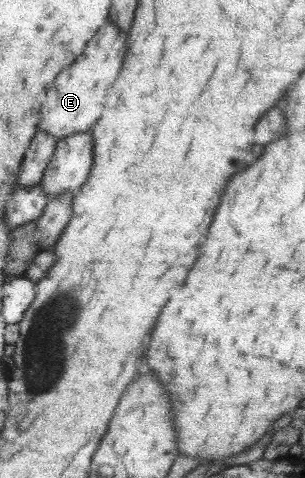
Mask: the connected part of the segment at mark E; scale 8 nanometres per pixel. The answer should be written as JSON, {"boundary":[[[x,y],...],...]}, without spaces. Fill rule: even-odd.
{"boundary":[[[108,20],[84,44],[82,54],[74,60],[74,64],[62,70],[56,76],[54,84],[46,90],[46,102],[42,104],[38,128],[54,135],[57,140],[72,133],[92,130],[100,118],[106,88],[120,74],[124,52],[126,52],[126,34]]]}

